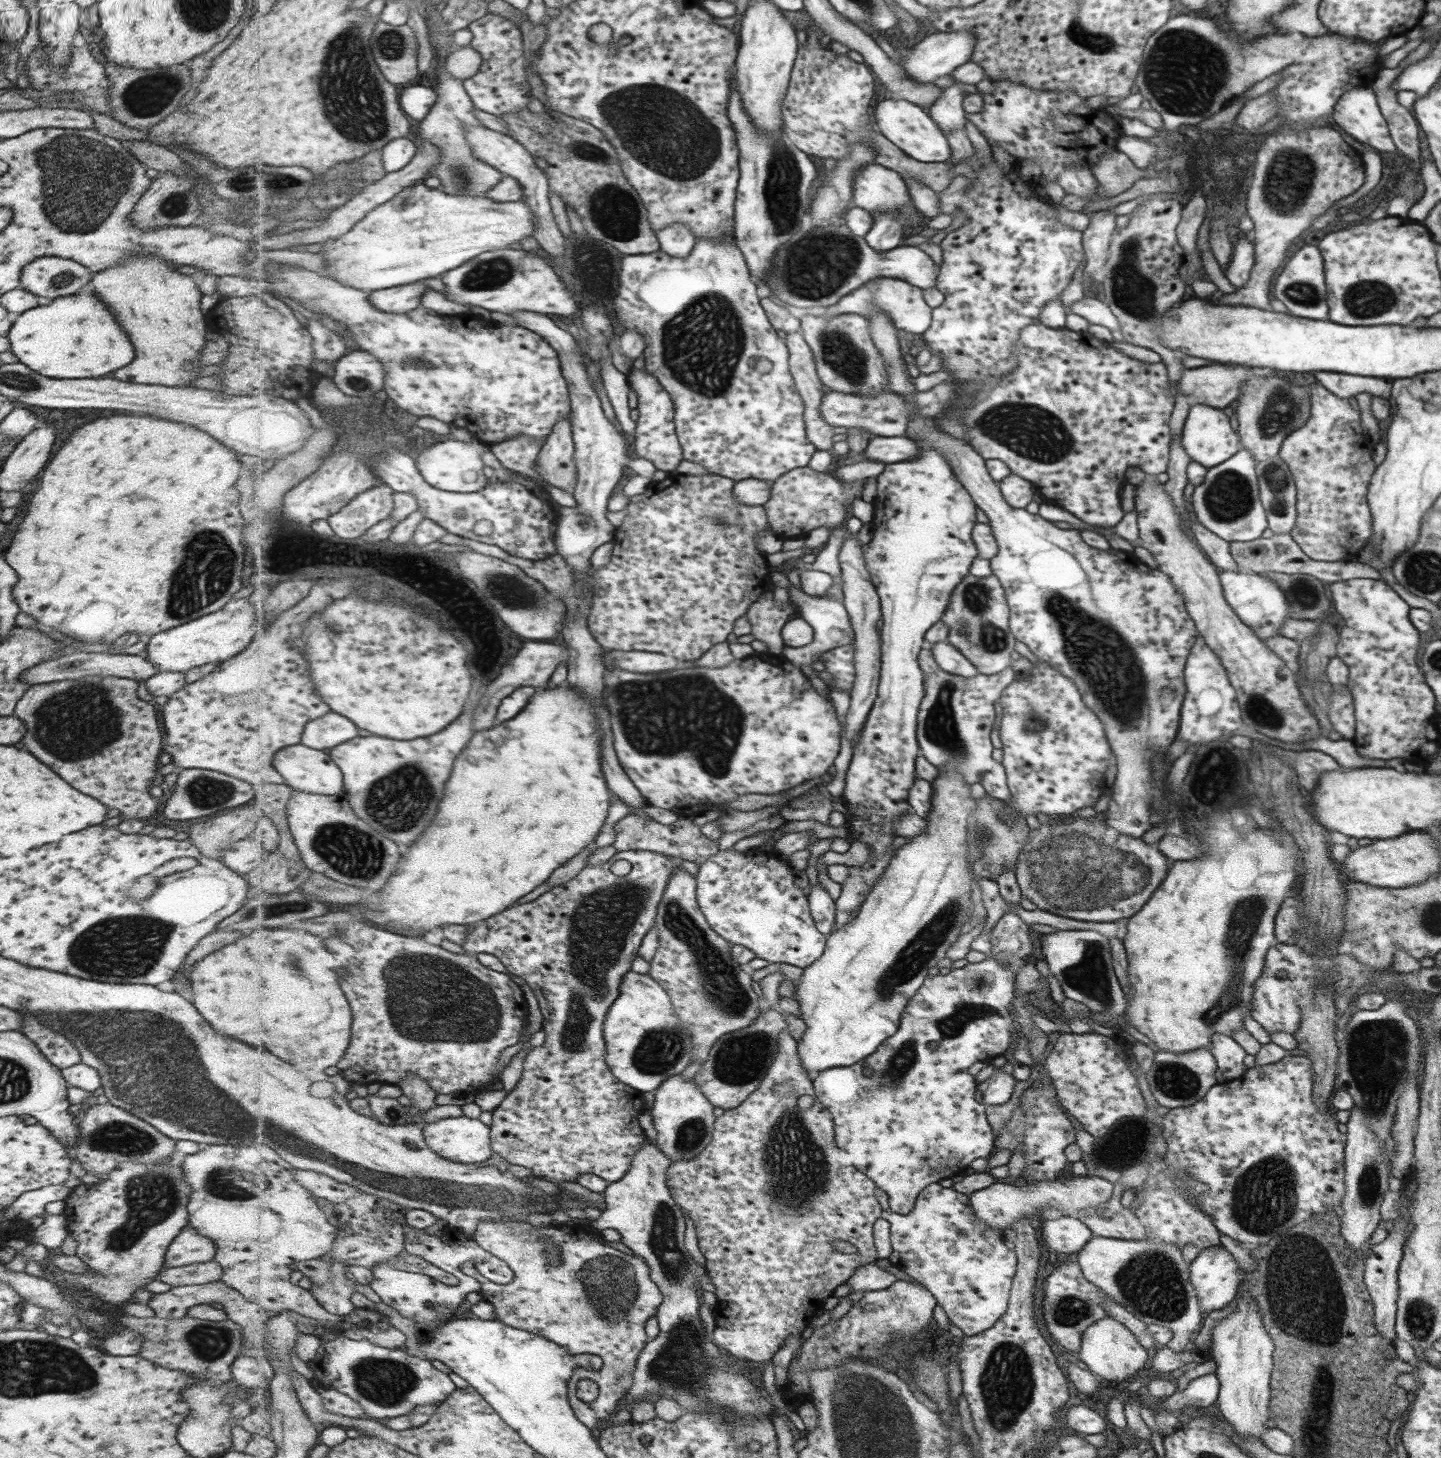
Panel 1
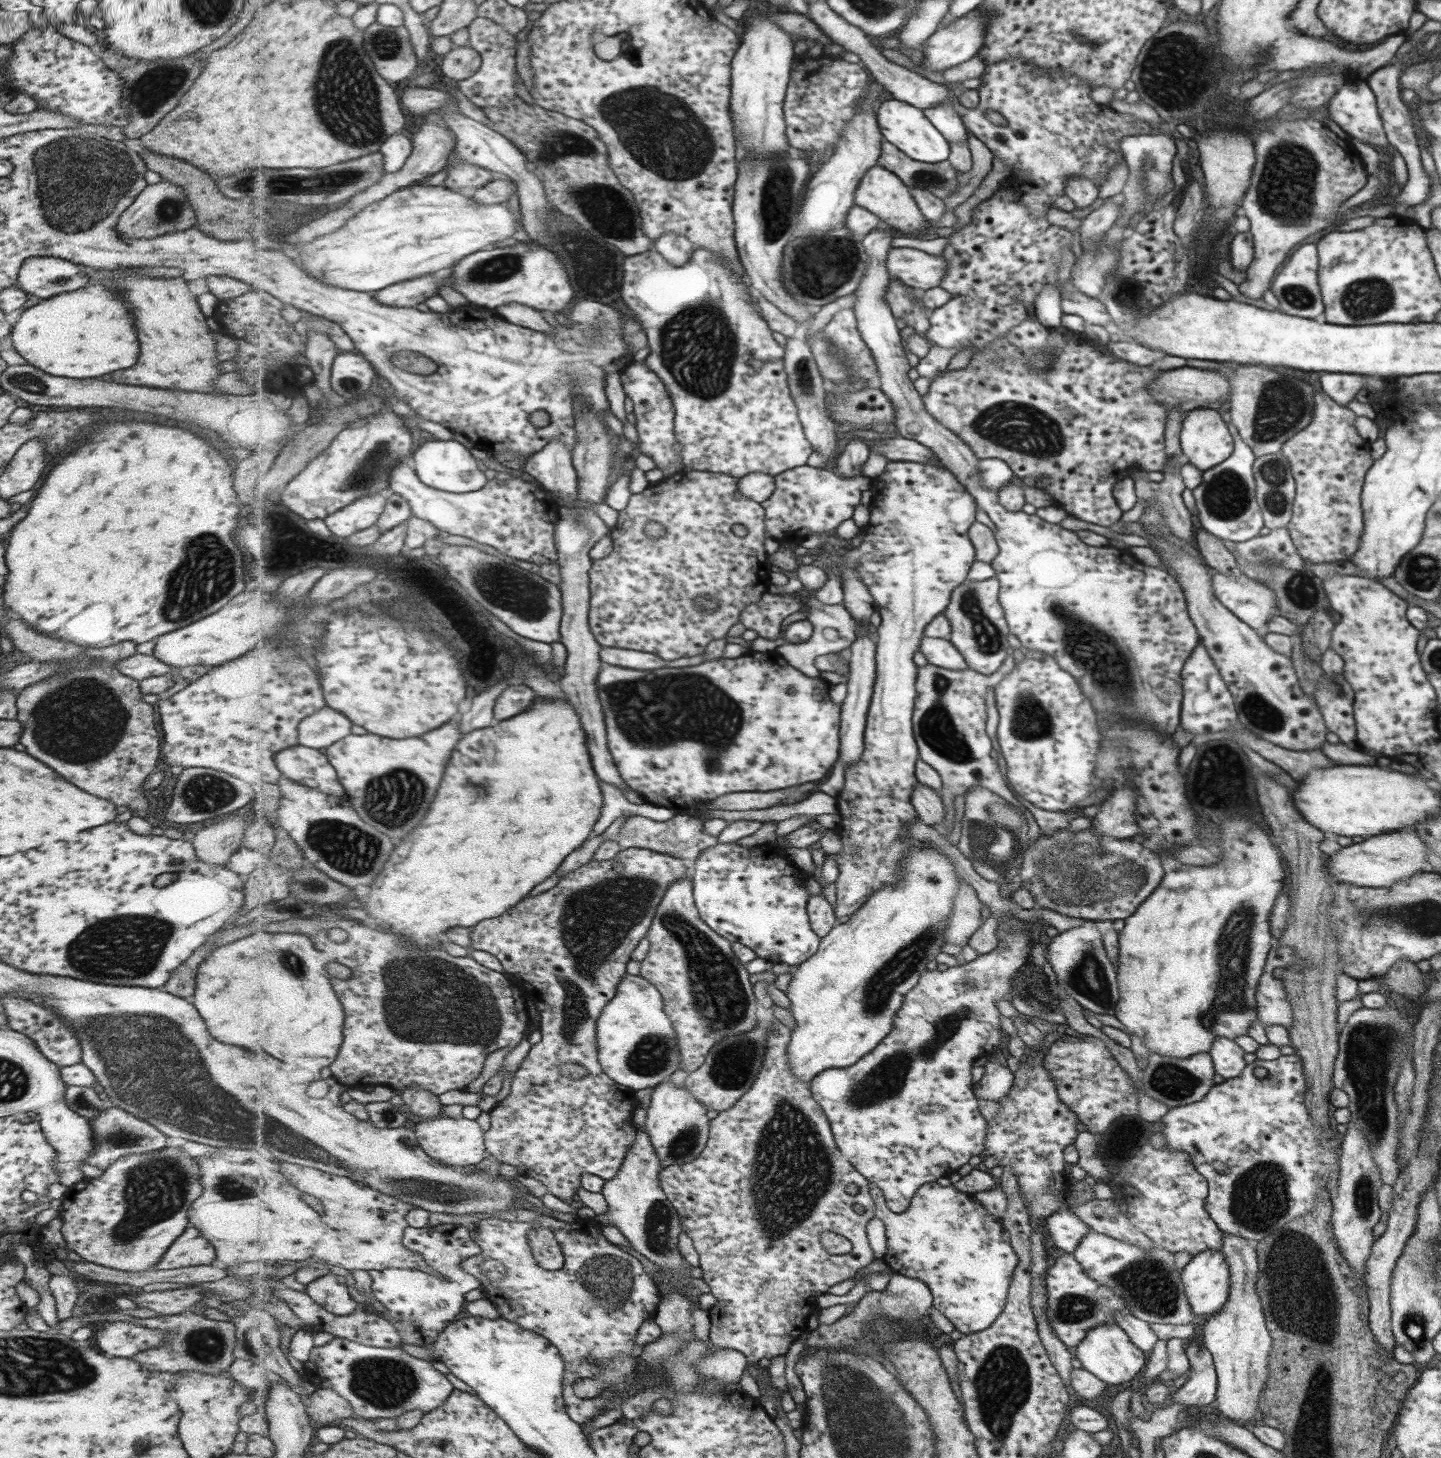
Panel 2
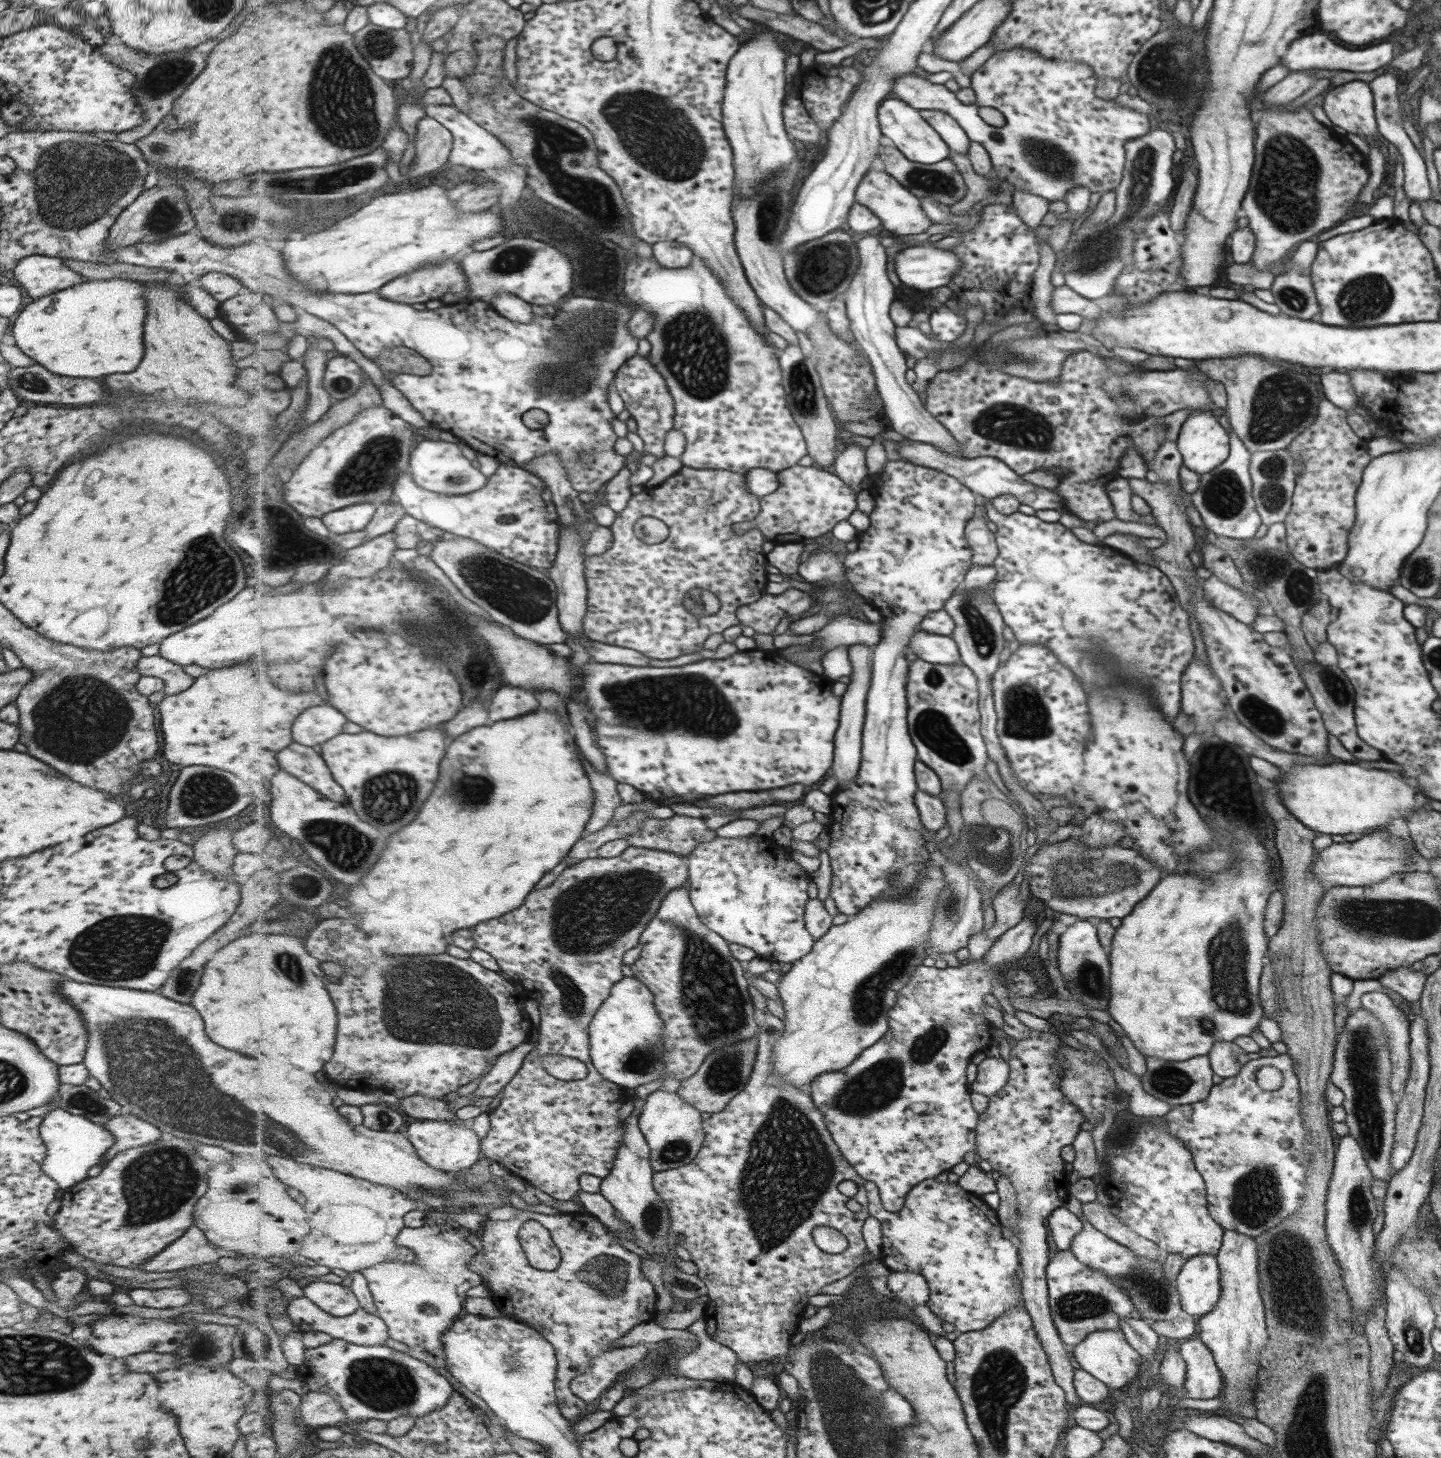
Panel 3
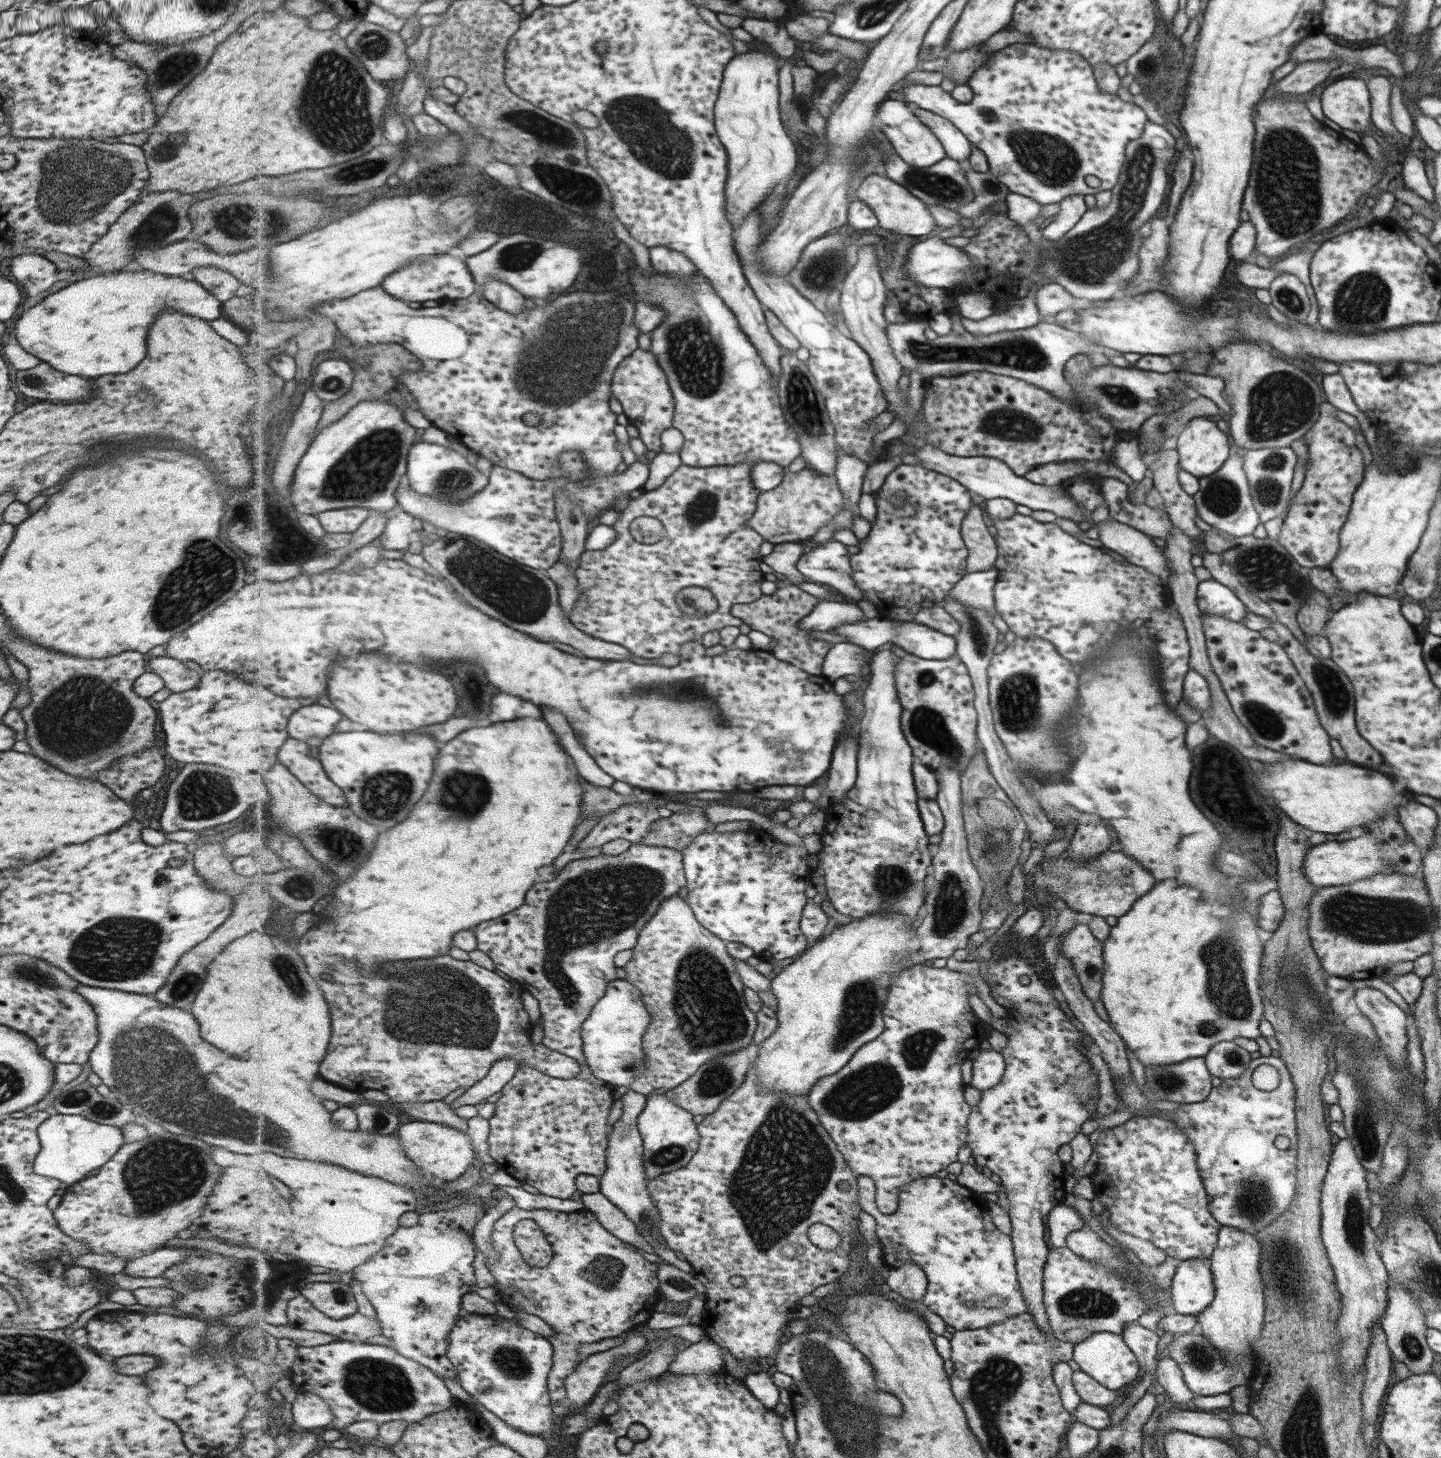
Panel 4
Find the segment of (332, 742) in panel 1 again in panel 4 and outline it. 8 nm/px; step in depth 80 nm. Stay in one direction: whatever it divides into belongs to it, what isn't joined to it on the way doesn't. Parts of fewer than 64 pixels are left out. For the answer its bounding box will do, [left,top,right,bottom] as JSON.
[288,703,343,742]

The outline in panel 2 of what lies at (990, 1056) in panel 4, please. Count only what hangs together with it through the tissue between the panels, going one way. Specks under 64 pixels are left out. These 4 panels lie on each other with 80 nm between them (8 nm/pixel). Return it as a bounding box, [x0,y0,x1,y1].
[974,1060,1014,1100]

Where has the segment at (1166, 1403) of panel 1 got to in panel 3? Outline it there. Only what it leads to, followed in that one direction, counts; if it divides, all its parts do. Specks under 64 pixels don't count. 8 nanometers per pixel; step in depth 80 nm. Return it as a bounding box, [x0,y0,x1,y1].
[1176,1338,1222,1400]

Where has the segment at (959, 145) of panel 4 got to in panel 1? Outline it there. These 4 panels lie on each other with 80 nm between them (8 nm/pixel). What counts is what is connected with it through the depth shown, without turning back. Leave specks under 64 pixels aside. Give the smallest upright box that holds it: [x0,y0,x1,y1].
[926,81,967,133]

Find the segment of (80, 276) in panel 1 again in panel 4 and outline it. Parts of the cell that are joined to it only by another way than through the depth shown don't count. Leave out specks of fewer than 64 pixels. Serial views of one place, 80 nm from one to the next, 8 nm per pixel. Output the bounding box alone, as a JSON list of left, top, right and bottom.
[10,253,72,299]

